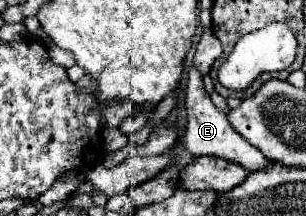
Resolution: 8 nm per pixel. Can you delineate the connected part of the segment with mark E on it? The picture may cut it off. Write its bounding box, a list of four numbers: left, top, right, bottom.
[183,63,269,171]

